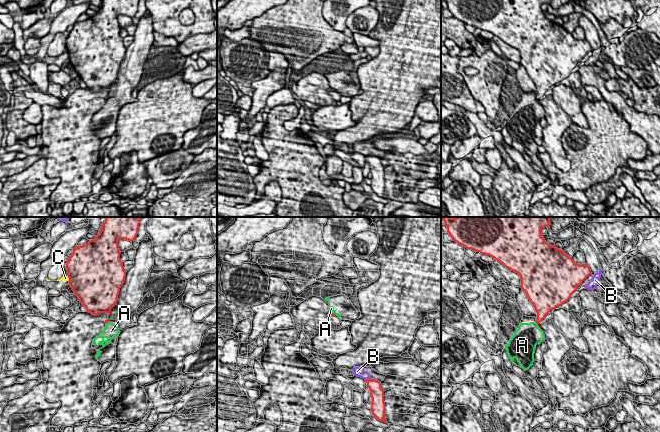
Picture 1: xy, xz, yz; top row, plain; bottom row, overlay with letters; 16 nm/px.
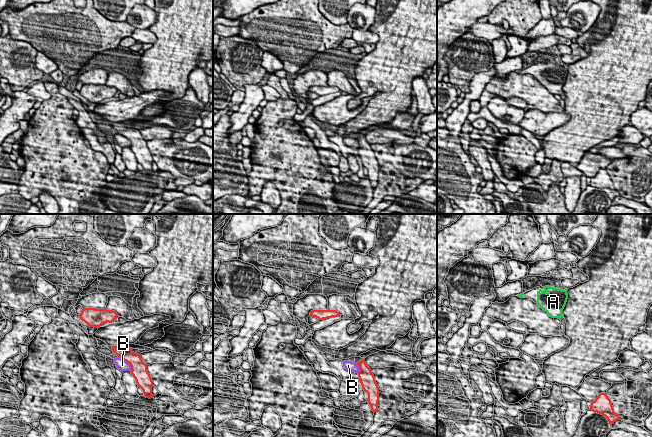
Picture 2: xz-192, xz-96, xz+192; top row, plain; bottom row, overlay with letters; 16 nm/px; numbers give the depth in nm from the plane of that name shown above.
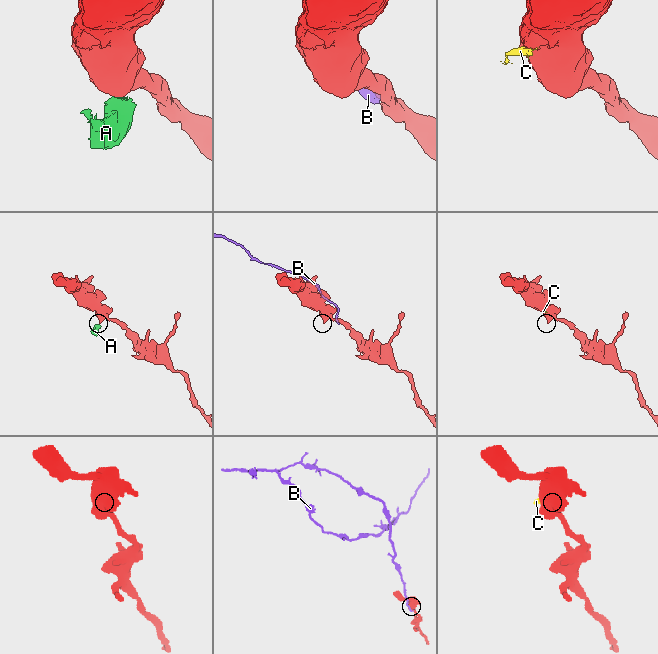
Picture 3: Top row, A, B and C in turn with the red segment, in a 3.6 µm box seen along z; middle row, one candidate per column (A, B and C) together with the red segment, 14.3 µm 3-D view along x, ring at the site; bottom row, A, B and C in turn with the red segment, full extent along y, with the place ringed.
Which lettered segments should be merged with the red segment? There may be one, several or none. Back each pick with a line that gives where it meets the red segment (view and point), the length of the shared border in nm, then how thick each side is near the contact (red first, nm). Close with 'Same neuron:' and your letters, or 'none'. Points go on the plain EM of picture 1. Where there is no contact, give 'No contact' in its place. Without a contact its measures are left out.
Same neuron: none

